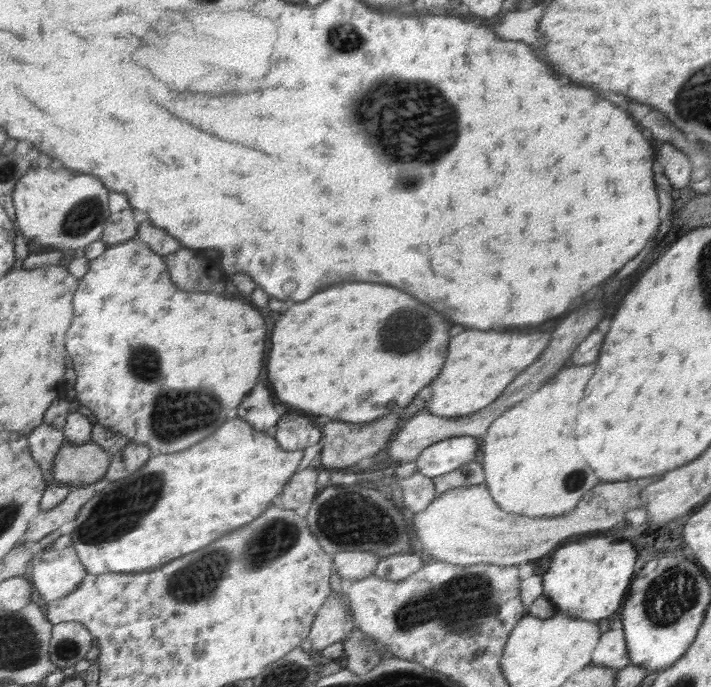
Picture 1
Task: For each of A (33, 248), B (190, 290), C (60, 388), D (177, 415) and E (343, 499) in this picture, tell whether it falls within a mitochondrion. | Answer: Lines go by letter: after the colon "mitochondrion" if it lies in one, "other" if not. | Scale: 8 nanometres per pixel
A: other
B: other
C: other
D: mitochondrion
E: mitochondrion

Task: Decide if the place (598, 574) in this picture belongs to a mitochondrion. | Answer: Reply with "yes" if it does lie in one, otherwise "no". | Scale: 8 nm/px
no

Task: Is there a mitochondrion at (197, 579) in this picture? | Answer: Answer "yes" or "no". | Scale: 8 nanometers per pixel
yes

